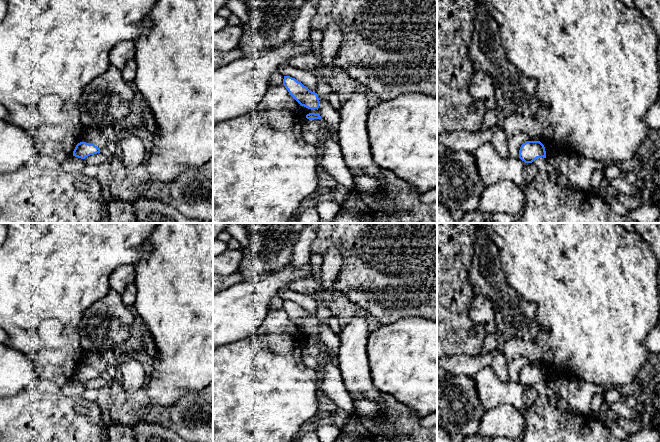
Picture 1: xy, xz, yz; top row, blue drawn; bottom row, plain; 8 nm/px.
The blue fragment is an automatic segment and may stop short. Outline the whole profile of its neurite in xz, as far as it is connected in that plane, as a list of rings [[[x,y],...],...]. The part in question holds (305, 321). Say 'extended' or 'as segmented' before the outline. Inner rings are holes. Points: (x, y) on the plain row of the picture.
extended; [[[284,300],[283,309],[289,318],[301,329],[307,343],[321,343],[318,337],[320,325],[317,317],[310,315],[301,306],[290,300]]]

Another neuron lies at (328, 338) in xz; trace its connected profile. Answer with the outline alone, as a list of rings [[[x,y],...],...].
[[[323,324],[319,328],[318,337],[321,342],[328,348],[333,357],[334,363],[339,366],[338,351],[340,347],[340,339],[327,324]]]

